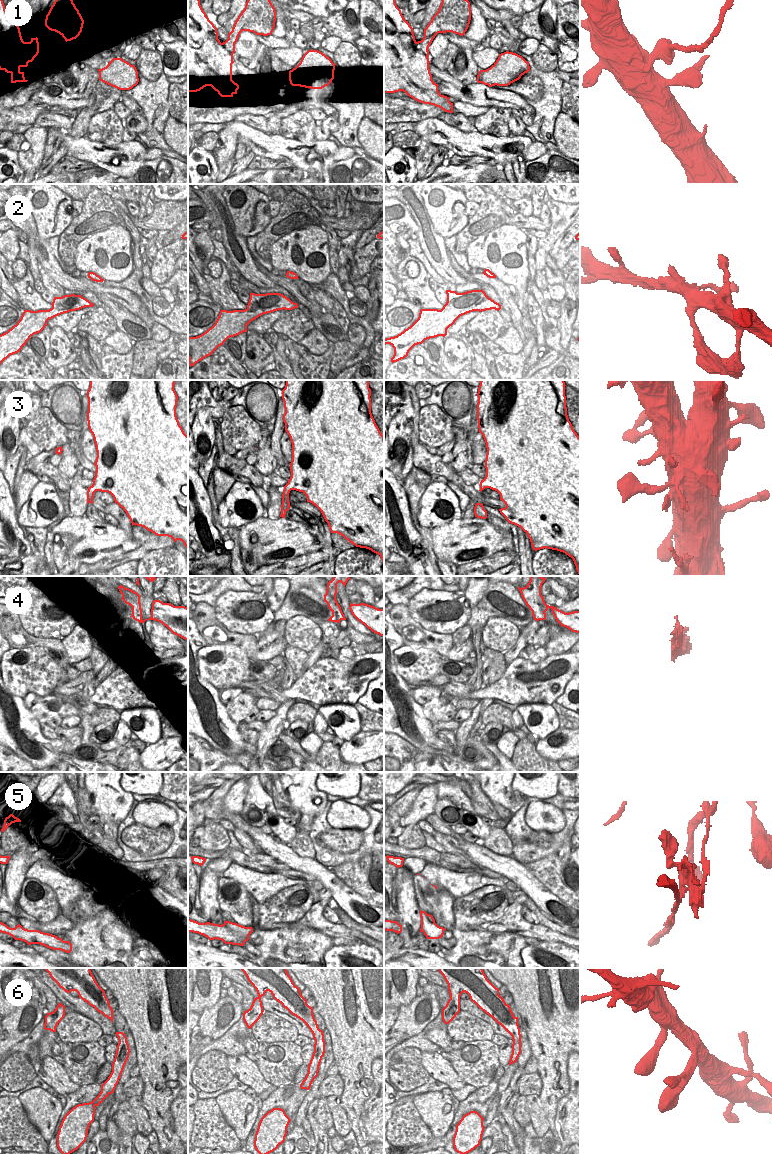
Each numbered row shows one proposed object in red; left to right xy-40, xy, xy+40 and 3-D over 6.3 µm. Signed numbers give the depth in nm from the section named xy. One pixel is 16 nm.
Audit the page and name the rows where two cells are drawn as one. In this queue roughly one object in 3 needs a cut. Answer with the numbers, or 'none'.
1, 5.

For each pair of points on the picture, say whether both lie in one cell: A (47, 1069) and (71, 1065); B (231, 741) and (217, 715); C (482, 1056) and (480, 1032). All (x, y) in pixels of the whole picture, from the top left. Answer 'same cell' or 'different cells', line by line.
A: different cells
B: same cell
C: different cells

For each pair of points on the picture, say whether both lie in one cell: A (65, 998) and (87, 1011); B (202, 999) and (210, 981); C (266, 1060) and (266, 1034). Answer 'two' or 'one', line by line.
A: one
B: one
C: two

